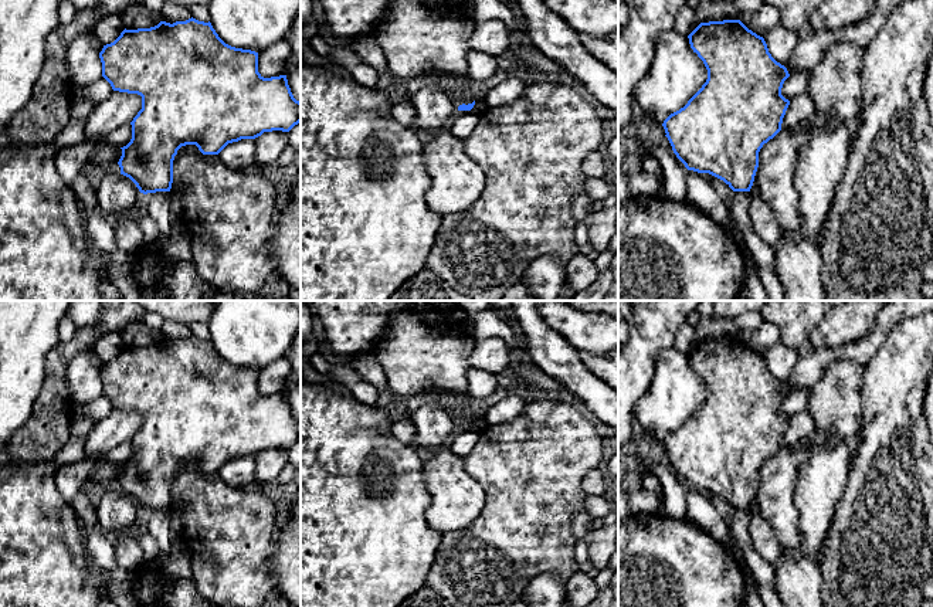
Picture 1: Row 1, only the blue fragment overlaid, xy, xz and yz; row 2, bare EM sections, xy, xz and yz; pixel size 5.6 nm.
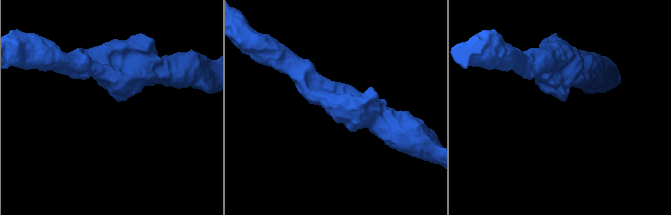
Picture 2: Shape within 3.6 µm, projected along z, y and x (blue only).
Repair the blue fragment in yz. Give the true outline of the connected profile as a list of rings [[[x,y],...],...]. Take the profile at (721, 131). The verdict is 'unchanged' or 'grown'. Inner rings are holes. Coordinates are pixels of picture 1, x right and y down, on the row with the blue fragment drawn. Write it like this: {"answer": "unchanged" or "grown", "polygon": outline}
{"answer": "unchanged", "polygon": [[[740,20],[700,23],[688,38],[708,69],[708,79],[683,108],[664,121],[665,136],[688,170],[709,173],[733,191],[750,191],[760,149],[781,130],[790,105],[781,88],[790,74],[771,57],[764,38]]]}

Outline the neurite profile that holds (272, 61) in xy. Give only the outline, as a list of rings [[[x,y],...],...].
[[[281,40],[258,52],[258,72],[264,78],[285,75],[289,57],[291,47],[286,40]]]

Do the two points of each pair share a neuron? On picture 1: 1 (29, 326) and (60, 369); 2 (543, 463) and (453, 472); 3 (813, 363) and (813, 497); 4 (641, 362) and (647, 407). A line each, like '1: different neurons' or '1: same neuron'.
1: different neurons
2: different neurons
3: different neurons
4: different neurons

